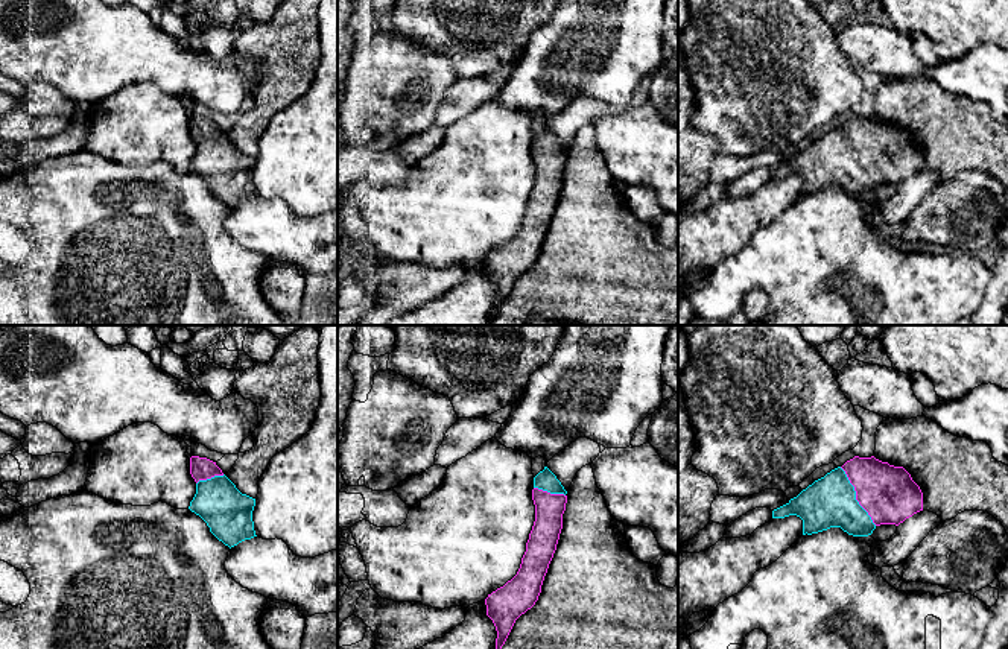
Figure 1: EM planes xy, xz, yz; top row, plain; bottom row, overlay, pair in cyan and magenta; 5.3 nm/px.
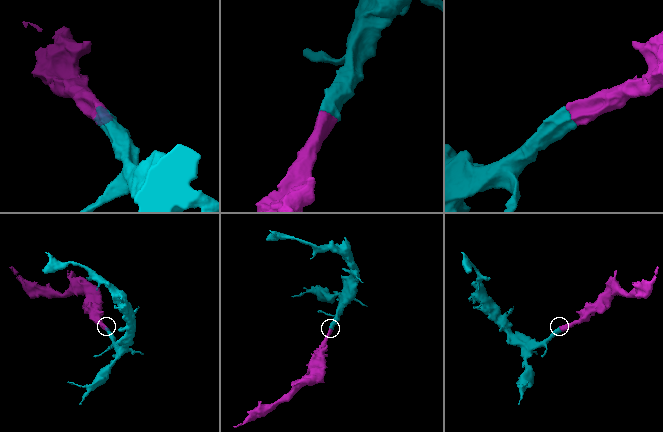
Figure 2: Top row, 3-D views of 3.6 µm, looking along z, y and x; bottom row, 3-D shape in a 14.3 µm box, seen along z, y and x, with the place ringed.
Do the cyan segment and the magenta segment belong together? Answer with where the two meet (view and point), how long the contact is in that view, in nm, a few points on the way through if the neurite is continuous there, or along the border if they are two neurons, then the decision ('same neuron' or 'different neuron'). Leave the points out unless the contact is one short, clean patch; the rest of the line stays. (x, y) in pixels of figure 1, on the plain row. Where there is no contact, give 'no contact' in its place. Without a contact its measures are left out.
meets cyan in yz at (855, 155); contact 360 nm long; runs through yz (830, 161), (855, 155), (890, 155); same neuron

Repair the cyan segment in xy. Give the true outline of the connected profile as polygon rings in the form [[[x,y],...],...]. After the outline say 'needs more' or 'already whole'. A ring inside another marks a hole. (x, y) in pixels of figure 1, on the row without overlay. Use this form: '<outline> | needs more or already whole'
[[[192,116],[190,134],[196,154],[189,169],[199,175],[210,192],[230,208],[255,195],[252,170],[255,158],[242,154],[216,122]]] | needs more

